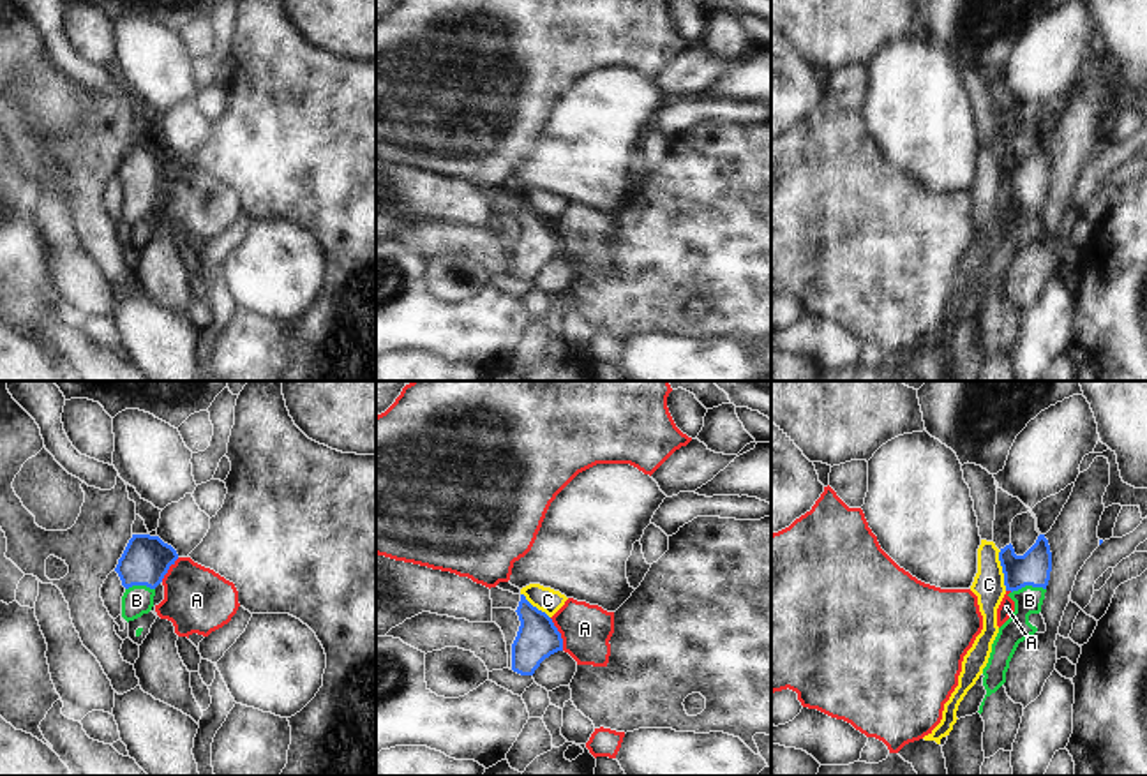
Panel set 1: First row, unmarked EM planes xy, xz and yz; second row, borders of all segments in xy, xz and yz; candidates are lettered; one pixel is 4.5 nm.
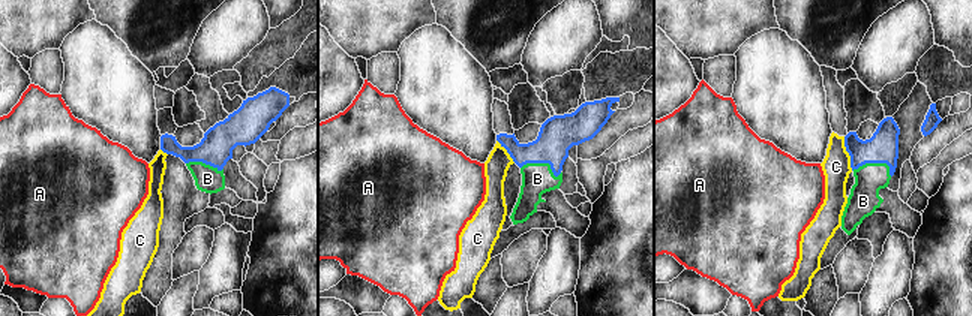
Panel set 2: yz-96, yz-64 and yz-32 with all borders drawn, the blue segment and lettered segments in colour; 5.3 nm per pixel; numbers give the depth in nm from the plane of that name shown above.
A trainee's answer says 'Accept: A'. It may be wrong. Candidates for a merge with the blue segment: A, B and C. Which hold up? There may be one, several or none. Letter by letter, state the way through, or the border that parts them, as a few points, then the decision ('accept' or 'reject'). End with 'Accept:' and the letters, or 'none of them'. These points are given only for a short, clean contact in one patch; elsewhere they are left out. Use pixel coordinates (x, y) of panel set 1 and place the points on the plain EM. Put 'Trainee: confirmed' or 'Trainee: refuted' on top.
Trainee: refuted
A: along xz (549, 223), (560, 238), (563, 254) | reject
B: across yz (1033, 173), (1027, 180), (1027, 189), (1027, 205) | accept
C: along yz (999, 156), (1006, 194) | reject
Accept: B

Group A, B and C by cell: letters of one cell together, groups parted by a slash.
A / B / C

